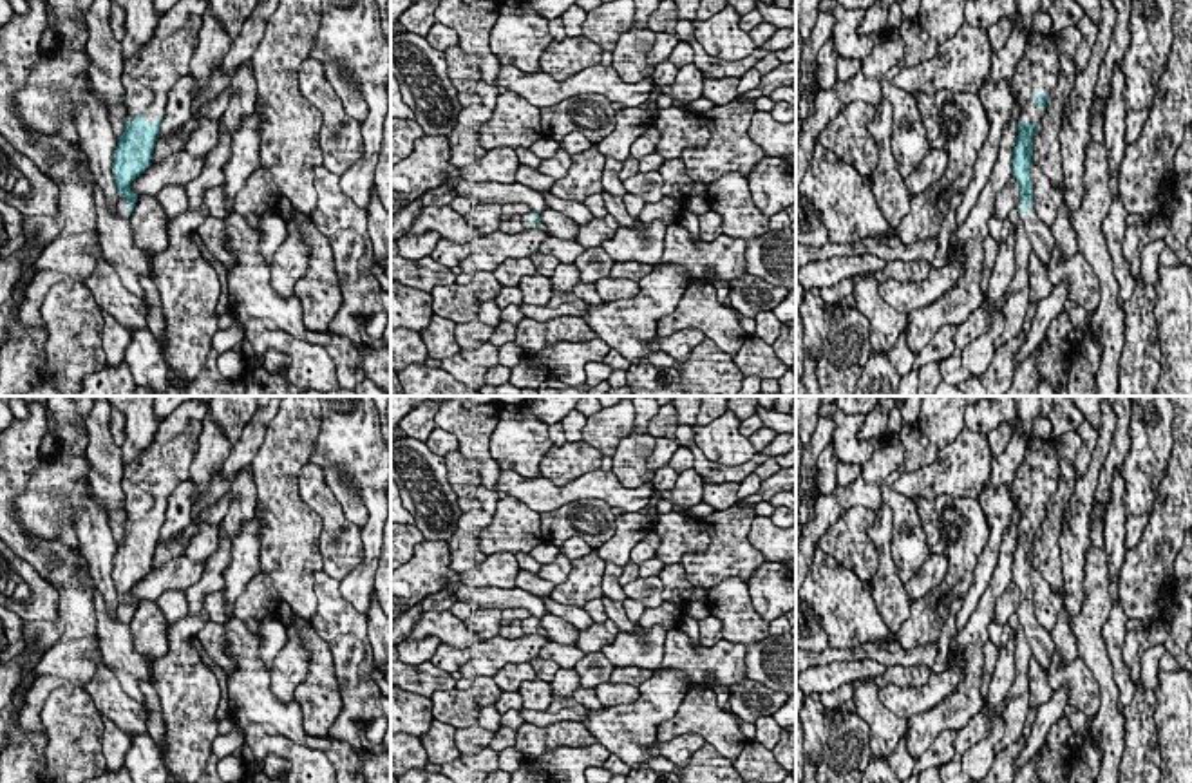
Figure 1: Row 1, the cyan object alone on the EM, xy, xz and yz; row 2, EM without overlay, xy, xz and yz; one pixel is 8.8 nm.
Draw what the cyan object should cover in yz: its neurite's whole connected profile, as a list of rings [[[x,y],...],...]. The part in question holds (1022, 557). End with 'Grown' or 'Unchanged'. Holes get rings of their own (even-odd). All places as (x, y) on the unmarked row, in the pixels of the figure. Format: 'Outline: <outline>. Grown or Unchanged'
Outline: [[[1031,436],[1009,490],[1020,512],[1017,552],[1013,553],[1013,582],[1020,590],[1020,608],[1017,609],[1020,626],[1031,647],[1031,656],[1044,673],[1051,667],[1056,646],[1051,633],[1035,617],[1029,573],[1033,568],[1033,541],[1045,519],[1047,503],[1056,494],[1058,479],[1060,463],[1053,441]]]. Grown

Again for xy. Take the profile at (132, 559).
Outline: [[[199,400],[181,403],[157,427],[152,443],[123,467],[125,537],[114,555],[112,580],[118,620],[130,626],[137,600],[130,590],[152,568],[170,494],[190,477],[203,420],[210,407]]]. Grown

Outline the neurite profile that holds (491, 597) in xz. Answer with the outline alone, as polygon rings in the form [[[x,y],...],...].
[[[463,580],[443,588],[452,593],[459,602],[472,602],[478,609],[528,609],[532,617],[543,618],[548,609],[541,597],[530,595],[521,588],[503,590],[492,586],[467,586]]]

